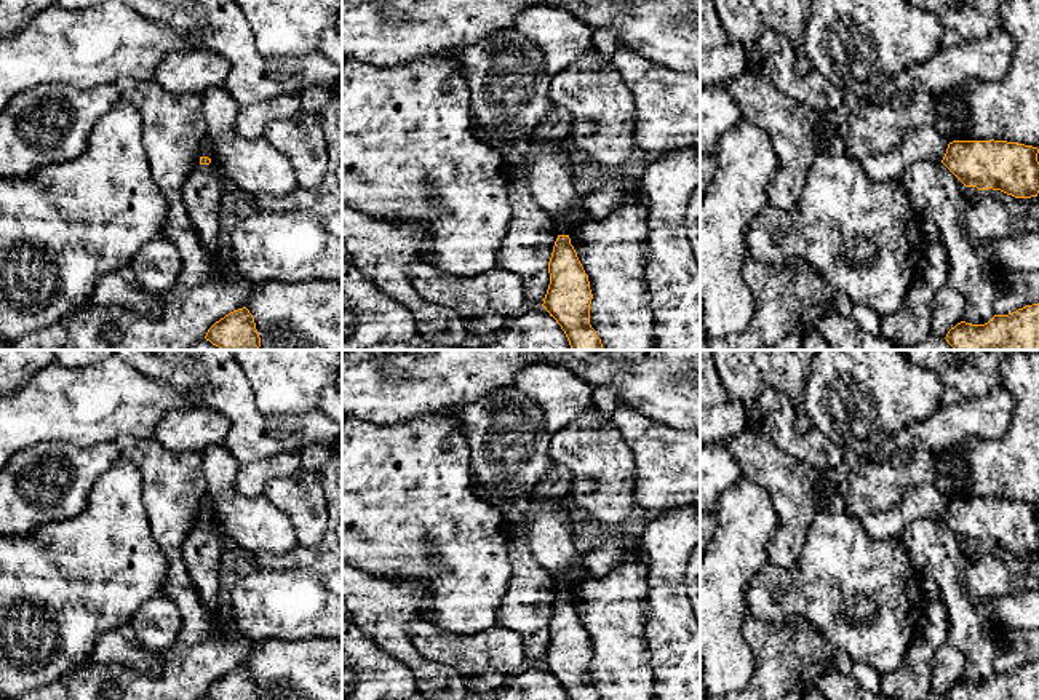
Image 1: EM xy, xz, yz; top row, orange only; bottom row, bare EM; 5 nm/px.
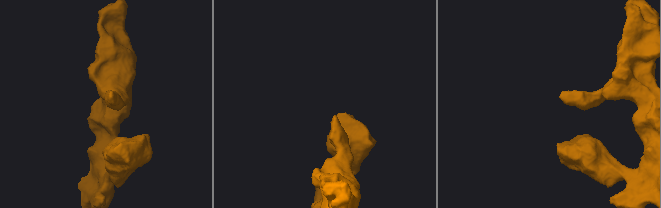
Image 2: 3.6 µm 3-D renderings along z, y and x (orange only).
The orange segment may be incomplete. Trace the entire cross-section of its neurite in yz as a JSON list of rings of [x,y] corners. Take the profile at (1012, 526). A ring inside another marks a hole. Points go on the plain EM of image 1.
[[[953,499],[941,521],[965,543],[978,548],[1001,548],[1015,556],[1031,556],[1039,551],[1039,507],[1007,499]]]

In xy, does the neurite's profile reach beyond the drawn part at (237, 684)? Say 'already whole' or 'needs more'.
already whole

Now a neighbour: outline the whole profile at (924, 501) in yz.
[[[924,483],[910,489],[895,507],[871,513],[862,523],[871,537],[895,540],[916,519],[941,519],[946,507],[948,500],[938,487]]]

